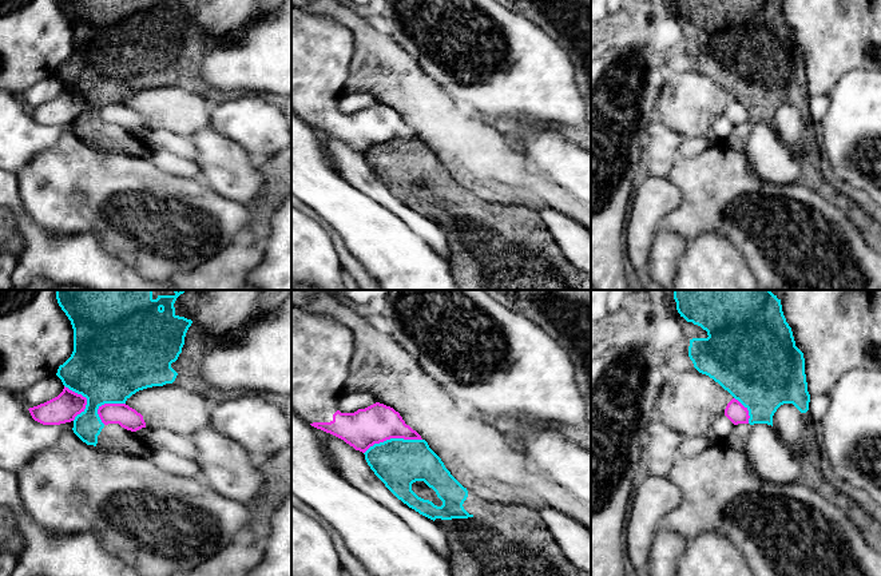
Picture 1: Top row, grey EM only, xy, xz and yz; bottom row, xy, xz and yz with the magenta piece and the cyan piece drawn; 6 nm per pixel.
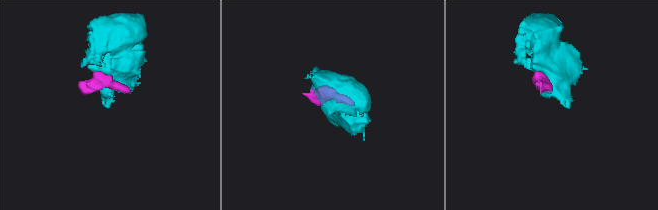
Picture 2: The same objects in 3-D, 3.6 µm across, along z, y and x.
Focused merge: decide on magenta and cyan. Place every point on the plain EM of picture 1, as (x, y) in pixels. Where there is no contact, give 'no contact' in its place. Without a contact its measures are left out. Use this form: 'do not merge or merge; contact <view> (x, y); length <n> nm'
do not merge; contact xz (392, 138); length 360 nm

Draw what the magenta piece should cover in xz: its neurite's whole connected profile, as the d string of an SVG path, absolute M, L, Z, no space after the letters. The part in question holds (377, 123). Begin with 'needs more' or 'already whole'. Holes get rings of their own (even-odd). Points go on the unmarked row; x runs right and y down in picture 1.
needs more; M291 4L291 110L362 154L390 139L422 140L384 104L354 114L338 111L353 53L354 39L348 28Z

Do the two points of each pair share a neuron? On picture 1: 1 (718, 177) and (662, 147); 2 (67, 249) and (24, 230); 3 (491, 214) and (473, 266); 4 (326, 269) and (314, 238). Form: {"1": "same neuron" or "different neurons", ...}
{"1": "different neurons", "2": "same neuron", "3": "same neuron", "4": "same neuron"}

